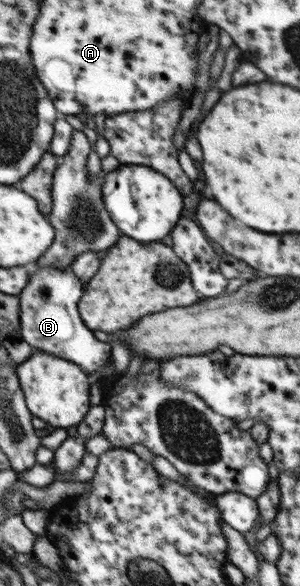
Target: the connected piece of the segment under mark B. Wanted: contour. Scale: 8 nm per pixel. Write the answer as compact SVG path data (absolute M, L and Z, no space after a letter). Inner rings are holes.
M47 265L45 268L37 269L19 294L20 330L17 336L35 350L45 351L79 365L91 376L92 381L96 381L104 364L112 359L111 346L99 342L93 336L93 332L83 324L77 312L79 310L77 302L81 296L83 296L83 284L73 272L69 272L69 268L59 270Z

